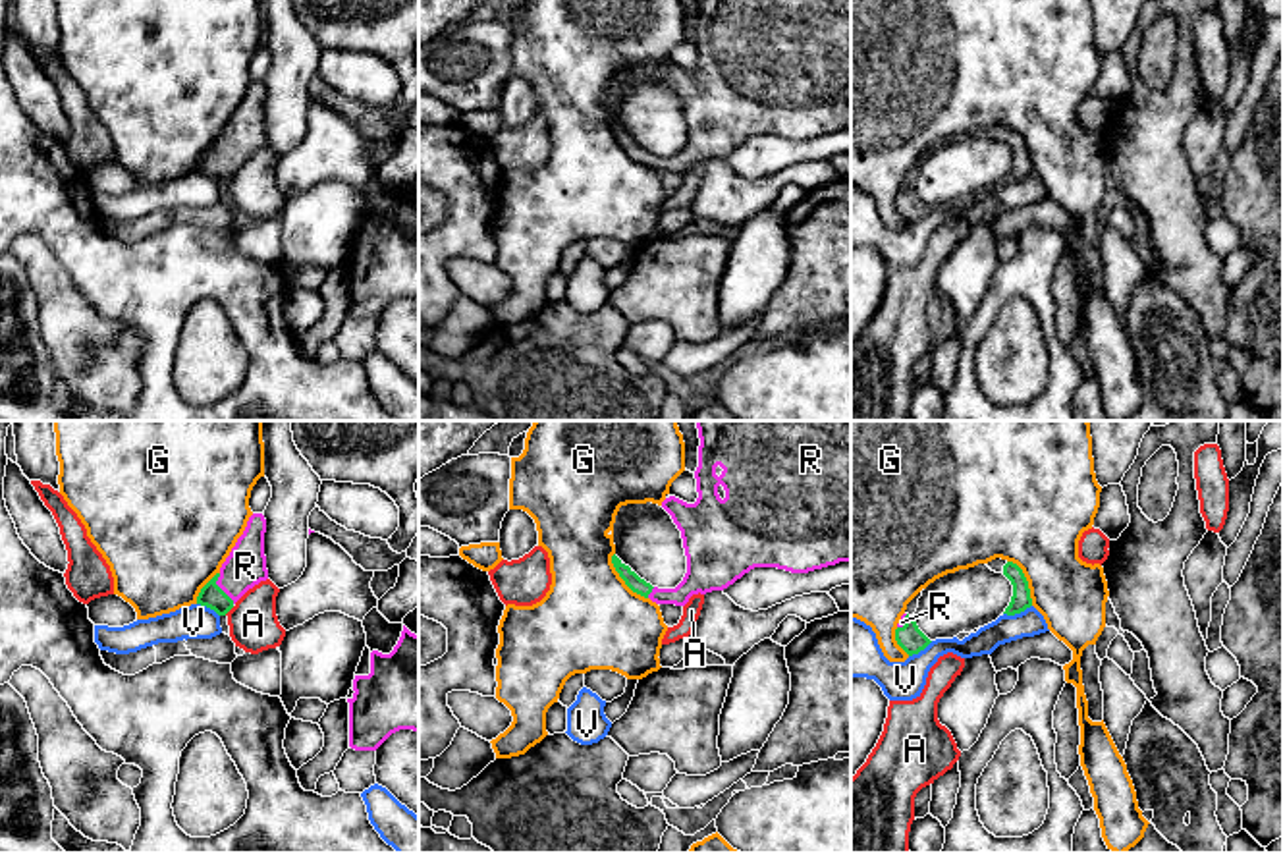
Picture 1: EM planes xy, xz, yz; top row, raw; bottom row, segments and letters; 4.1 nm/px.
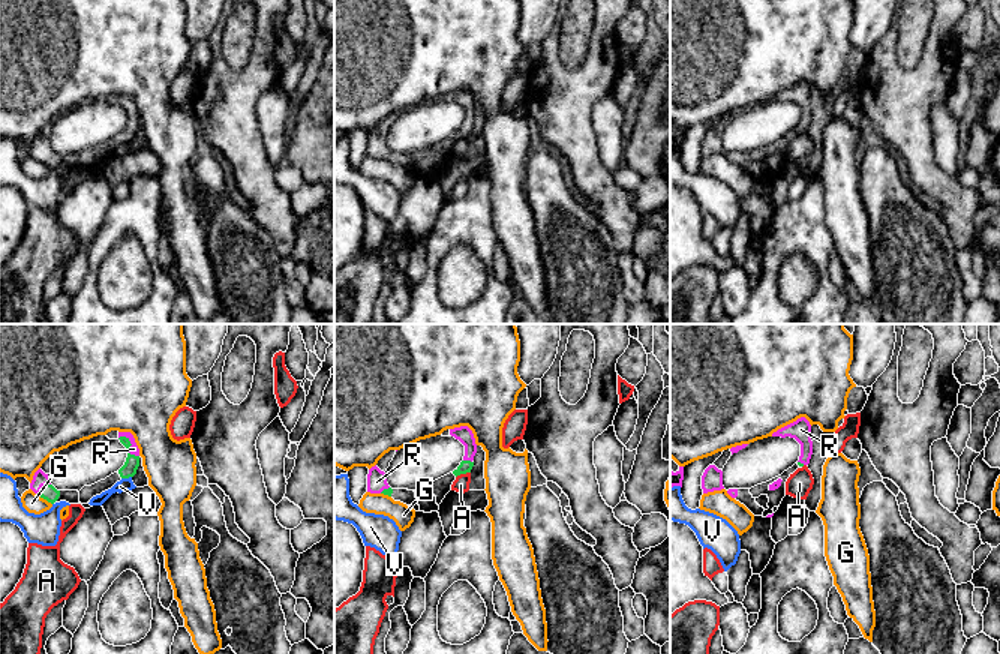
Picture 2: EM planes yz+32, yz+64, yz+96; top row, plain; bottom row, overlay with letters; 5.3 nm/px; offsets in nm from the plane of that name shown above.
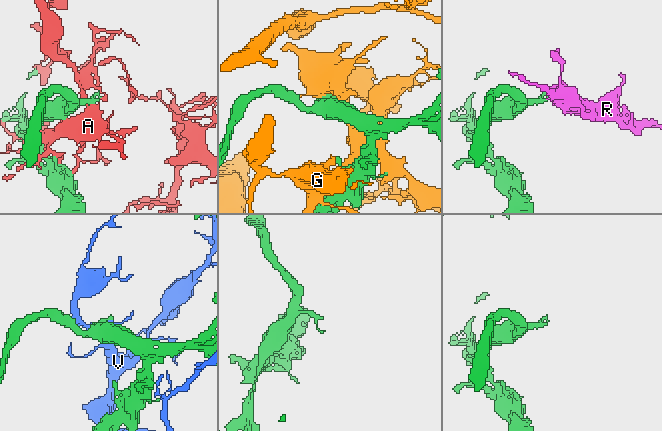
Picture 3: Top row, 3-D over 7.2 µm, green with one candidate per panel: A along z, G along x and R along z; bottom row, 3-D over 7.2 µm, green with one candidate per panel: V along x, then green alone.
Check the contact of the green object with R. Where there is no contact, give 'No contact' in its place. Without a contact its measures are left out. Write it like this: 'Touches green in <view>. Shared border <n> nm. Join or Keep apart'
Touches green in xy. Shared border 140 nm. Join

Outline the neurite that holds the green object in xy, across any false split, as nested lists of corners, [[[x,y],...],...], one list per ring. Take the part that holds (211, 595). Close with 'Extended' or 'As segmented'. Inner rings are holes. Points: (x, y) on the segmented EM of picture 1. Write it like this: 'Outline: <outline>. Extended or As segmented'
Outline: [[[253,513],[220,571],[201,589],[197,604],[226,616],[249,589],[268,579],[264,533],[264,515]]]. Extended

